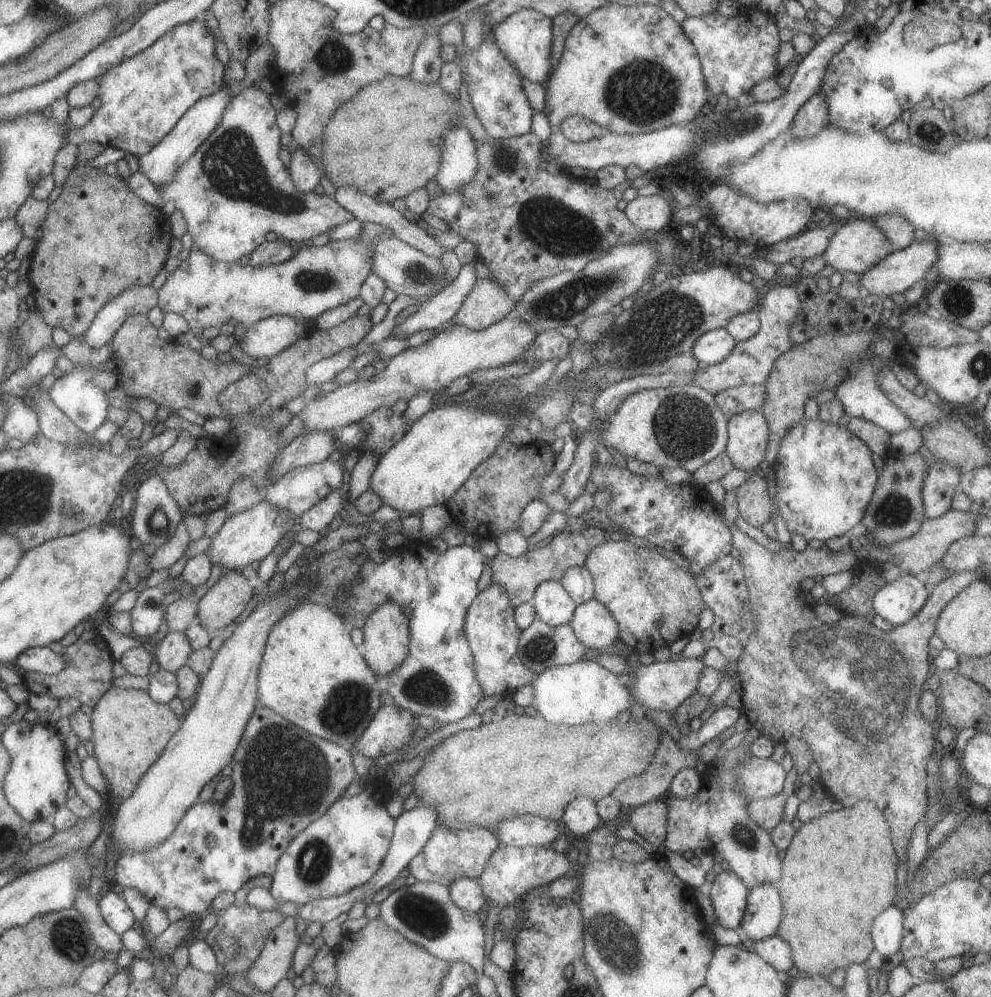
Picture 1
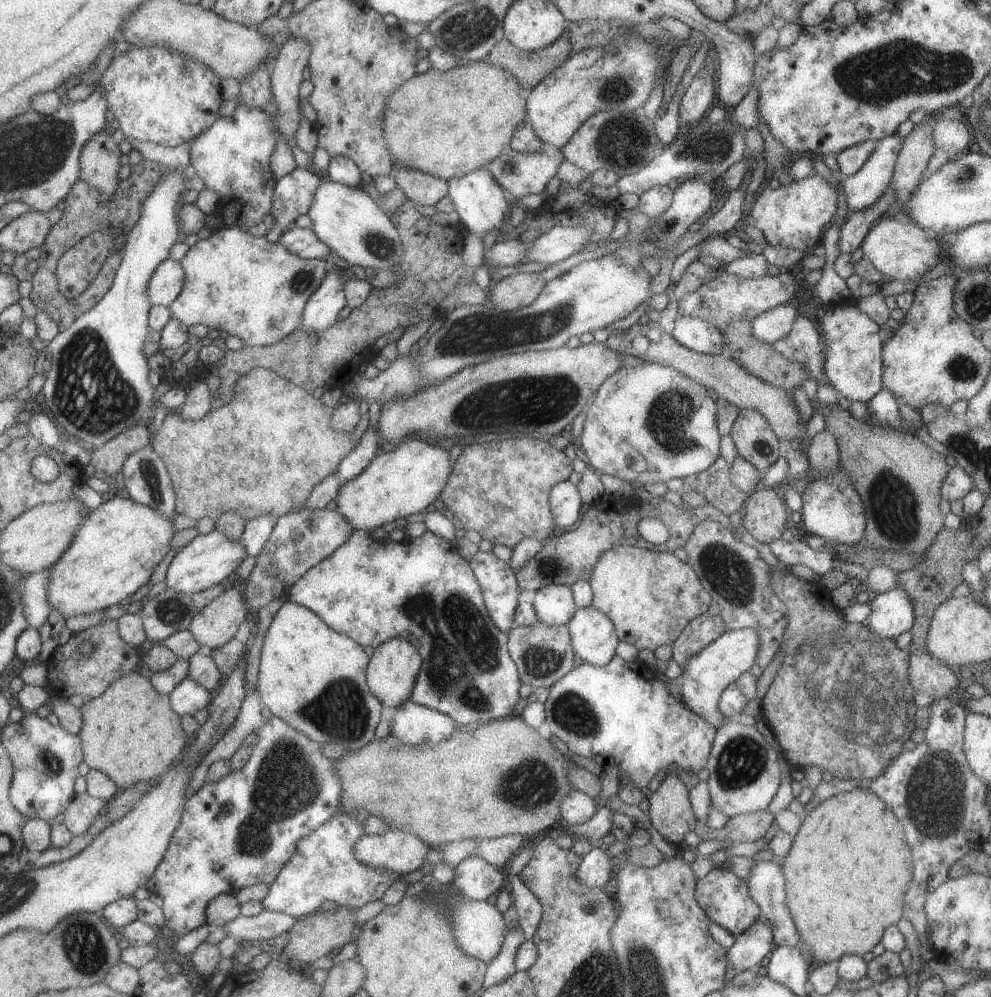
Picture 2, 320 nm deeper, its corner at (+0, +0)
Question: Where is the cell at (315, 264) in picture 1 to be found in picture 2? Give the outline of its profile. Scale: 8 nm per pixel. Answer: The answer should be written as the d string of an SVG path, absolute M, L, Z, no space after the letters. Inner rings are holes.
M225 227L219 230L213 230L211 235L205 239L198 239L192 246L187 249L185 256L179 261L184 272L184 281L182 291L175 297L175 300L169 304L170 316L182 322L185 326L193 326L193 324L205 325L208 329L225 330L231 336L237 336L243 340L248 347L272 345L279 342L284 336L299 328L302 307L306 304L307 299L317 290L321 279L324 277L329 264L325 259L304 259L300 256L289 253L281 244L281 241L269 242L264 236L255 238L249 233L242 231L239 227Z

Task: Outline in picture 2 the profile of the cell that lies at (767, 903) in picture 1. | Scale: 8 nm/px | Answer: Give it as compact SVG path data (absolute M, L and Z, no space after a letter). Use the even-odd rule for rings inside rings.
M761 918L735 937L726 957L737 972L746 971L755 968L775 947L771 927Z

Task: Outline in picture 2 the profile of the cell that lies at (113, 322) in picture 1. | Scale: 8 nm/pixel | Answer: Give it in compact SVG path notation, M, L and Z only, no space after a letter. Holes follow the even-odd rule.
M165 259L153 271L146 293L151 305L168 307L182 291L184 272L181 263L175 259Z

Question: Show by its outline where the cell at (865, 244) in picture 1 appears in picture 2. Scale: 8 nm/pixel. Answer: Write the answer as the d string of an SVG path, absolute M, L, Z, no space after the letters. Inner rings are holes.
M880 218L865 235L863 242L860 244L863 257L885 276L886 280L915 280L919 279L927 270L933 268L939 260L939 256L943 256L943 250L939 246L937 237L930 238L919 225L915 226L913 221L898 222L895 218Z

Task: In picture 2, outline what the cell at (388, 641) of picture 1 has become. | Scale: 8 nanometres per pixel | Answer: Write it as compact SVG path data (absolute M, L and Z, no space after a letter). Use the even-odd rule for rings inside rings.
M392 634L384 637L383 642L373 649L373 654L366 666L366 683L369 692L385 706L395 709L402 702L409 700L413 690L421 659L412 641L406 636Z

